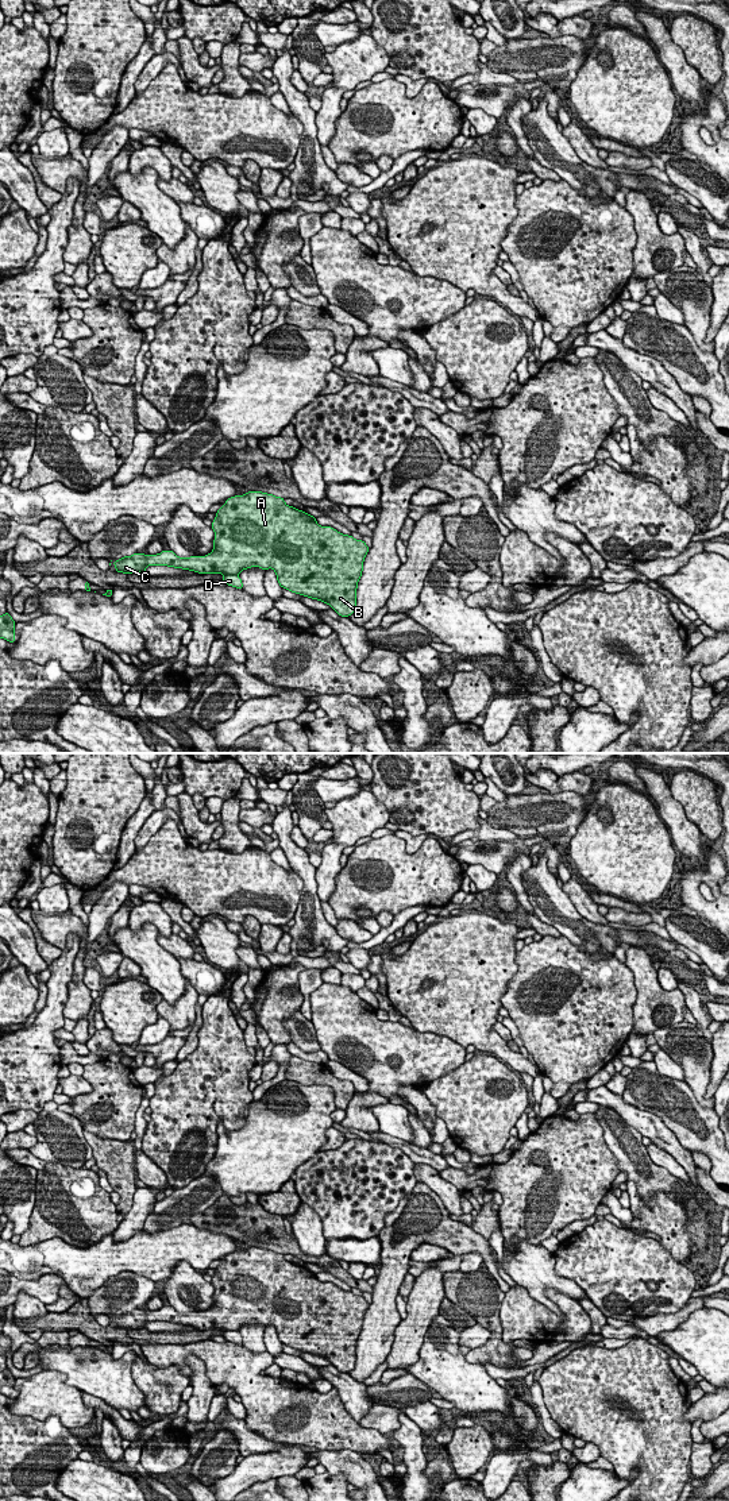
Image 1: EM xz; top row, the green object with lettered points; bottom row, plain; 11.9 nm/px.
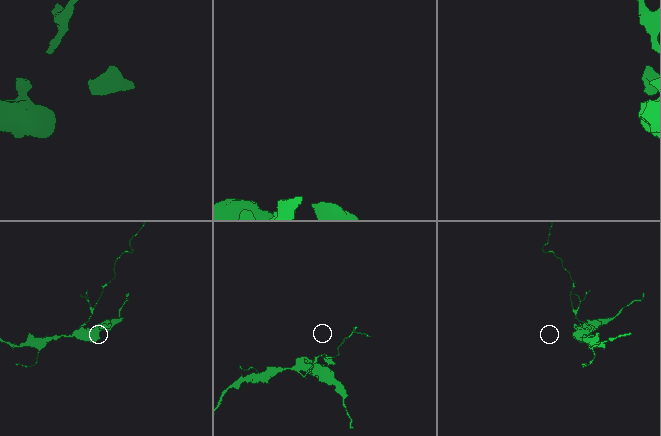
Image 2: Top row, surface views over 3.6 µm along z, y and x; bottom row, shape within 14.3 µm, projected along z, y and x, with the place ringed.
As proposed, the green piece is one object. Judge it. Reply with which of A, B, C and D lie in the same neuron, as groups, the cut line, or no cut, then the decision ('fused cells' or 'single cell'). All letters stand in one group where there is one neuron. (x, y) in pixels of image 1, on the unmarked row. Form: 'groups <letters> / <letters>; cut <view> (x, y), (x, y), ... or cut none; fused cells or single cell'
groups A B C / D; cut xz (224, 1330), (236, 1331); fused cells

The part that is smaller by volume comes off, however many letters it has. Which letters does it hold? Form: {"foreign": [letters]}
{"foreign": ["D"]}

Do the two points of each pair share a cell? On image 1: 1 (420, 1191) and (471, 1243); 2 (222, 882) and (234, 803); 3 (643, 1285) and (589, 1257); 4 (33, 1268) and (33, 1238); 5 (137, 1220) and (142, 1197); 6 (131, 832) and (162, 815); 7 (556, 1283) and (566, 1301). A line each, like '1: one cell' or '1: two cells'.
1: one cell
2: two cells
3: one cell
4: two cells
5: one cell
6: two cells
7: two cells

